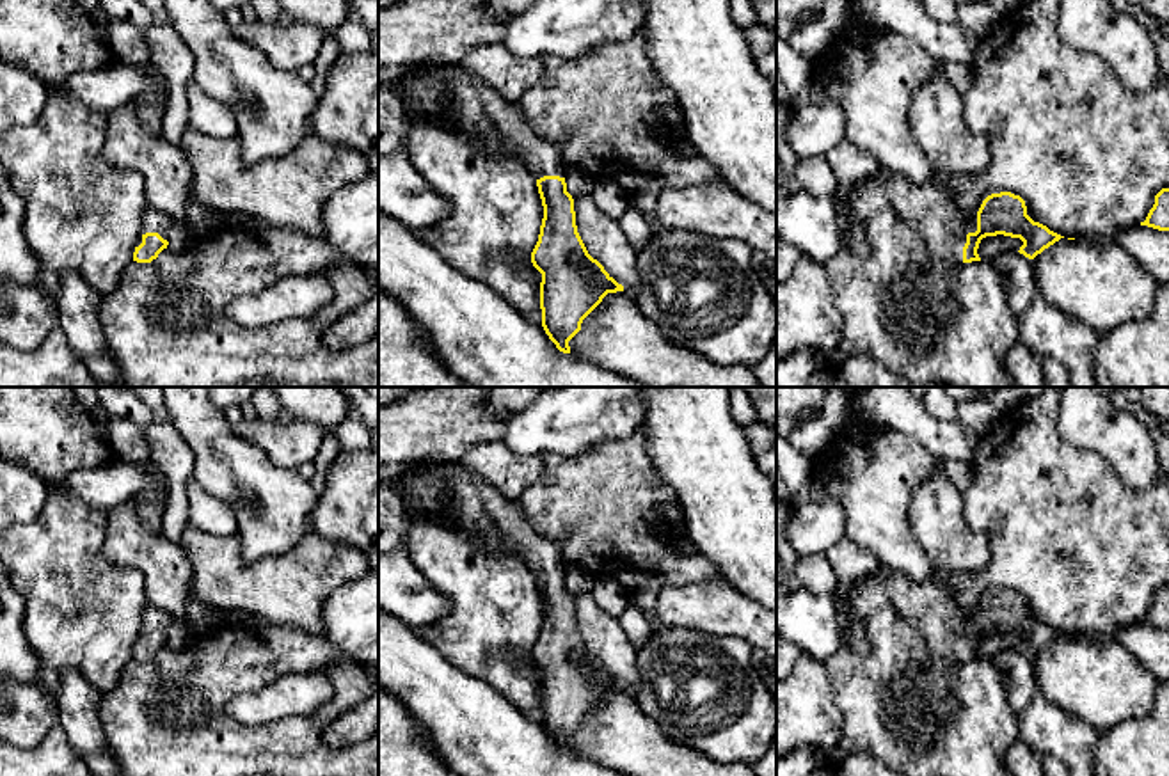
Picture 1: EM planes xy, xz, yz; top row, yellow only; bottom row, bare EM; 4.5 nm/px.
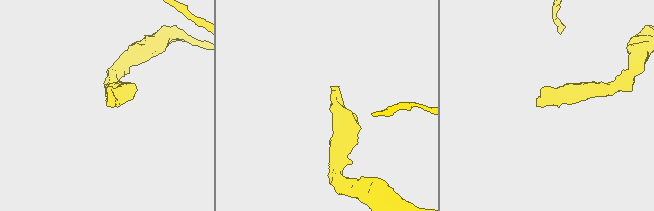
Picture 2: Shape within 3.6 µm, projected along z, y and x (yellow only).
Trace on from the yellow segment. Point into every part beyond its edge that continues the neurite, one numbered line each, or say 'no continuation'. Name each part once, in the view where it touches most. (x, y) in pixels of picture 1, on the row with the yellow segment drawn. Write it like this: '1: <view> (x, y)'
1: yz (926, 208)

